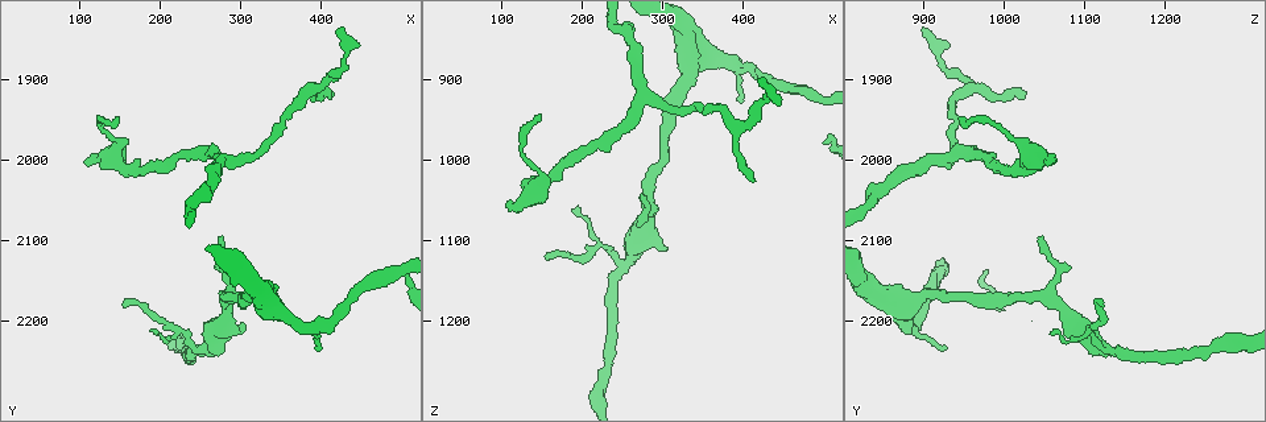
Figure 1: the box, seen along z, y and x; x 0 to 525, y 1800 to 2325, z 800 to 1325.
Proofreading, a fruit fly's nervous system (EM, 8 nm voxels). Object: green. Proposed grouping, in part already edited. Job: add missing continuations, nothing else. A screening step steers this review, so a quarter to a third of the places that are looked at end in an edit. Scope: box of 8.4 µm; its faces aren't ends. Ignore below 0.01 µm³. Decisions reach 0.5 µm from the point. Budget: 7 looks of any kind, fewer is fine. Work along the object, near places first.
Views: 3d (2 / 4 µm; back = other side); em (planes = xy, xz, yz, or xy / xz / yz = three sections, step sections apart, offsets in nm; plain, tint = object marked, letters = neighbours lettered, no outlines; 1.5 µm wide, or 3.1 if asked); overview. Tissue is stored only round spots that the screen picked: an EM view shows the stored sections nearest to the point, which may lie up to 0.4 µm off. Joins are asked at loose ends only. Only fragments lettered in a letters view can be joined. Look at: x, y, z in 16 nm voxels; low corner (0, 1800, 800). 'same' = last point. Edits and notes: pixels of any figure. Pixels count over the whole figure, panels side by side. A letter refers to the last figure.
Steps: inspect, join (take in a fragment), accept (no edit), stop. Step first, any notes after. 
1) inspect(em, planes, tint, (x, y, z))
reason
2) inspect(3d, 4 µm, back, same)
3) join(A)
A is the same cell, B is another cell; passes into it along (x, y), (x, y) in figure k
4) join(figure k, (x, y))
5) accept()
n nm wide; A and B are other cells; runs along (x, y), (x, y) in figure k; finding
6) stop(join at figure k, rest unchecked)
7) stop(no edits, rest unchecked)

inspect(3d, 2 µm, (155, 2180, 1120))
tapers out

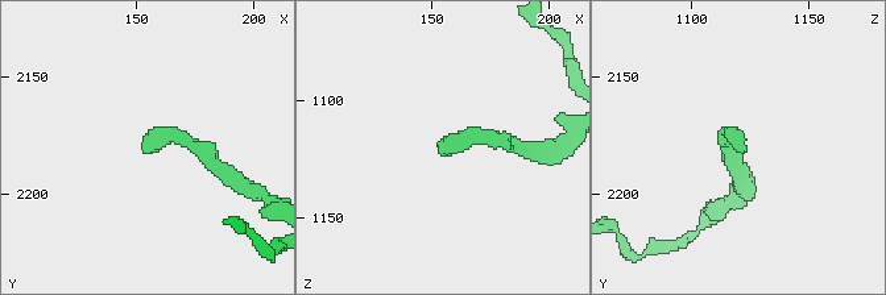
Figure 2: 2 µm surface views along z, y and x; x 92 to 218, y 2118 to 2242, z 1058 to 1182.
inspect(em, xz, step 8, letters, (155, 2182, 1123))
need the tissue

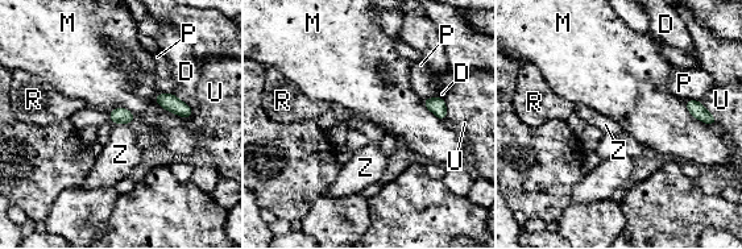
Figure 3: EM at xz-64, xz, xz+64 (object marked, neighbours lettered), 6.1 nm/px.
accept()
D, M, P, R, U and Z are other cells; border along (114, 123), (125, 125) in figure 3; none of them fits

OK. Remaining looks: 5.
inspect(em, yz, step 8, tint, (110, 1995, 1055))
free end

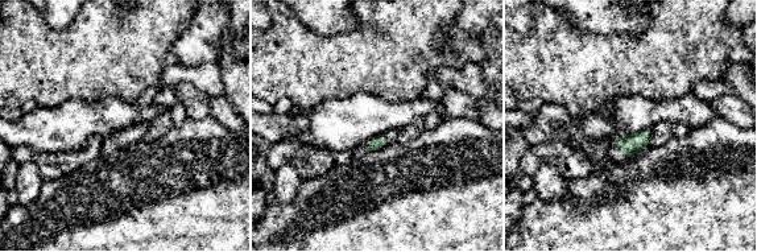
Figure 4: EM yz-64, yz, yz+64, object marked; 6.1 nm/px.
inspect(em, planes, letters, same)

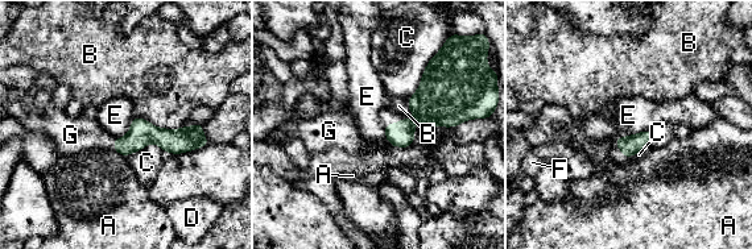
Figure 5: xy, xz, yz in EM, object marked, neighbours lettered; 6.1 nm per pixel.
join(G)
C touches over 320 nm; G is the same cell, A, B, C, D, E and F are other cells; it goes on there

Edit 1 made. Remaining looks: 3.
inspect(overview)
redraw

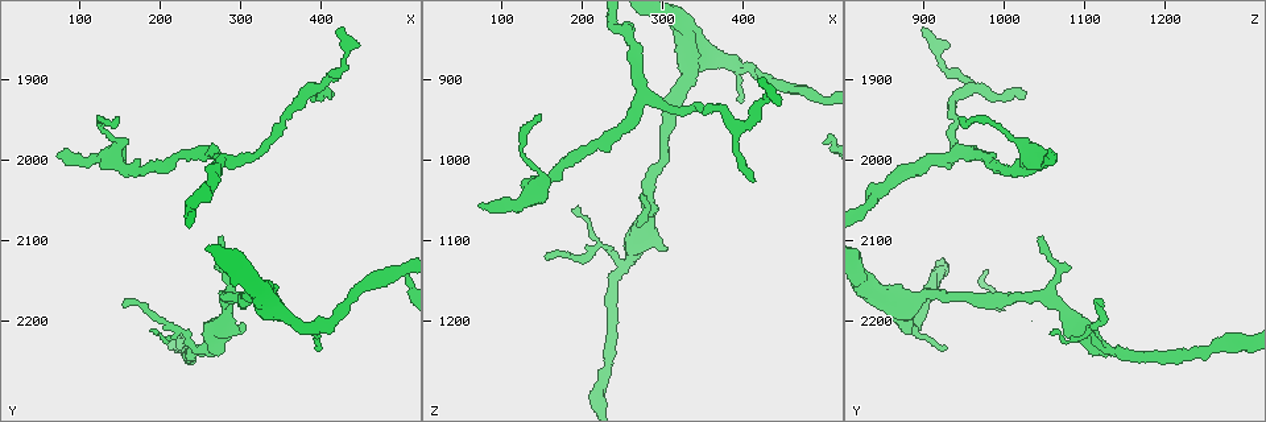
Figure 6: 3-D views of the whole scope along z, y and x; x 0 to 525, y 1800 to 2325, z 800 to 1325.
inspect(3d, 2 µm, (420, 1830, 895))
tapers out

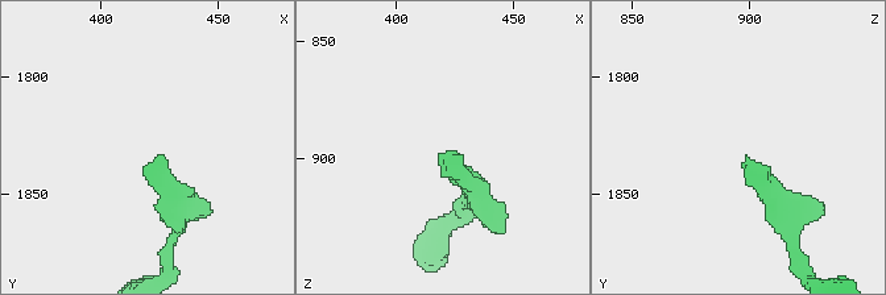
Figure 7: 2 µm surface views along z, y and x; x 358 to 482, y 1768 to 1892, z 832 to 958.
inspect(em, planes, letters, (425, 1836, 898))

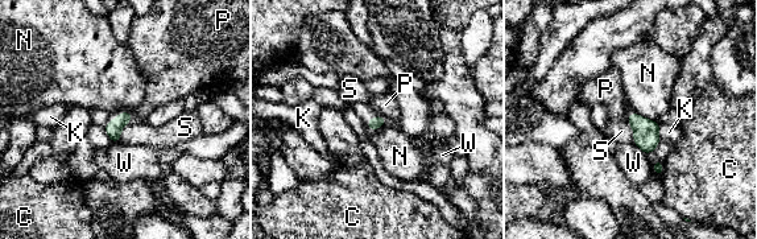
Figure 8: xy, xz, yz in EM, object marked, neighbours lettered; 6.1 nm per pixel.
accept()
80 nm wide; C, K, N, P, S and W are other cells; border along (379, 114), (388, 122) in figure 8; none of them fits

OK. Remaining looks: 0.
stop(join at figure 5, rest unchecked)

